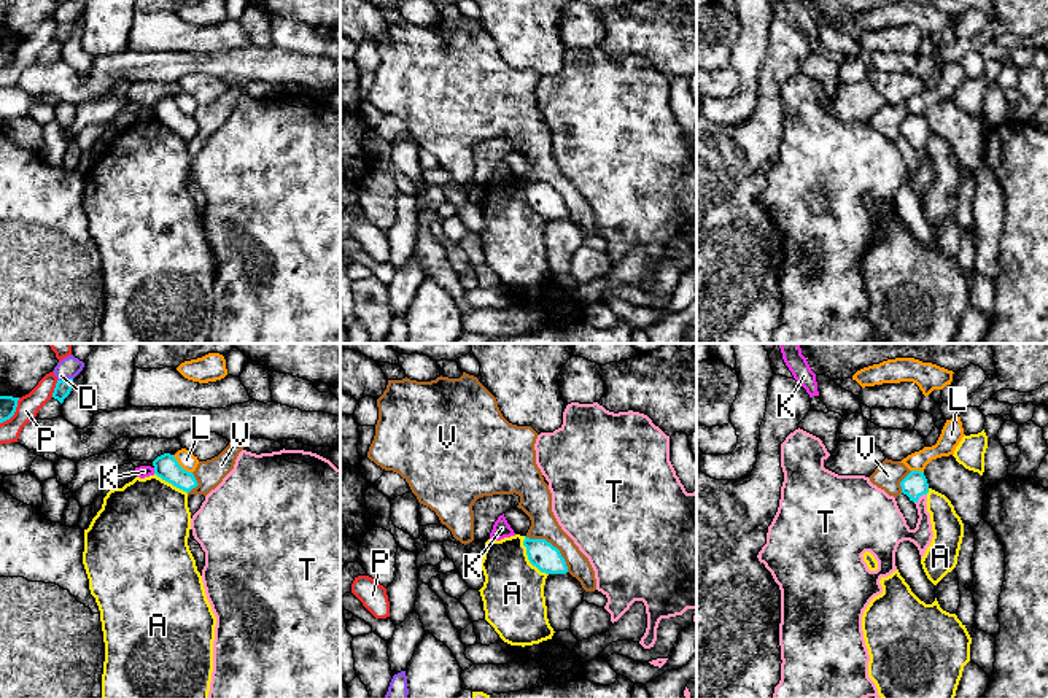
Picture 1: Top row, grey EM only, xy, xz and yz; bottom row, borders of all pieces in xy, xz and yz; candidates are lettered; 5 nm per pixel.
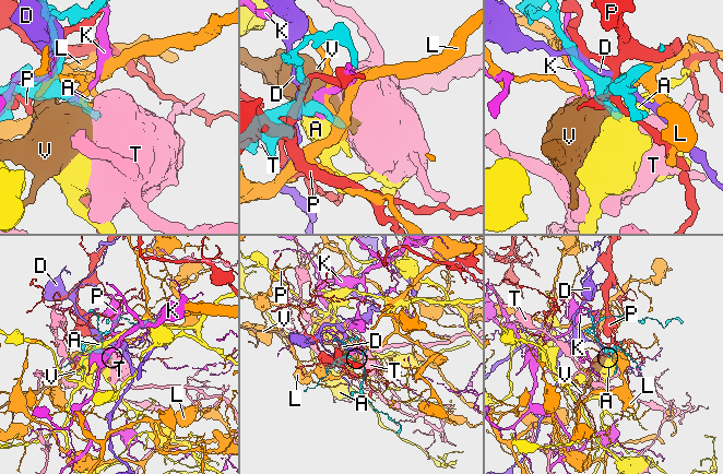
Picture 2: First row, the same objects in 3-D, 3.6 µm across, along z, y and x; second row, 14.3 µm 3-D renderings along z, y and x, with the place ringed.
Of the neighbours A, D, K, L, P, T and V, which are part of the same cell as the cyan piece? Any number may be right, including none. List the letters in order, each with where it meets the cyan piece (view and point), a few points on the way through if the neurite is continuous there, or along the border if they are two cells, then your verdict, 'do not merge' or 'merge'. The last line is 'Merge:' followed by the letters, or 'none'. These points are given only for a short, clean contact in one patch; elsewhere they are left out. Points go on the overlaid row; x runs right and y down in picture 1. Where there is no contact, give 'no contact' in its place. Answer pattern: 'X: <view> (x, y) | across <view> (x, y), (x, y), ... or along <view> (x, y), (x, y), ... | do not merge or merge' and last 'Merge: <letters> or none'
A: xz (528, 558) | along xz (524, 536), (527, 558), (547, 574) | do not merge
D: xy (64, 380) | do not merge
K: xy (155, 471) | do not merge
L: xy (180, 466) | do not merge
P: xy (15, 411) | do not merge
T: yz (918, 498) | across yz (915, 484), (918, 498), (915, 531), (877, 525) | merge
V: xz (551, 544) | along xz (525, 536), (549, 541), (558, 550), (568, 571) | do not merge
Merge: T

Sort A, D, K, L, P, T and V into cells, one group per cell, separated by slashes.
A / D / K / L / P / T / V

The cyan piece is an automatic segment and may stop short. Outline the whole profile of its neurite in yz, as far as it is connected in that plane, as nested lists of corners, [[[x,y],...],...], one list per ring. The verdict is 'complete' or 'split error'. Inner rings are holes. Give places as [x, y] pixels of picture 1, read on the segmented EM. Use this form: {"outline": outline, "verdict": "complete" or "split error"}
{"outline": [[[800,428],[781,444],[784,482],[779,507],[768,526],[767,544],[757,555],[781,590],[782,663],[773,698],[881,698],[868,677],[862,615],[870,601],[883,593],[879,580],[897,571],[899,544],[913,542],[922,560],[933,537],[924,472],[911,471],[900,482],[902,493],[916,504],[919,515],[911,529],[894,496],[865,475],[838,475],[825,469],[829,456],[822,440]],[[865,552],[878,561],[876,571],[864,561]]], "verdict": "split error"}

